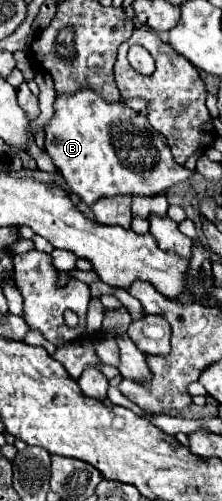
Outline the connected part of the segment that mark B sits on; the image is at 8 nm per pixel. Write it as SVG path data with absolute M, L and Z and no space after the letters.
M80 89L74 95L56 95L54 99L54 117L46 125L46 153L52 157L54 165L64 175L68 187L86 203L92 205L100 197L114 195L158 195L164 193L170 185L180 183L194 175L186 167L178 165L172 159L166 139L150 127L148 119L140 113L134 113L130 107L120 103L106 103L96 91Z

